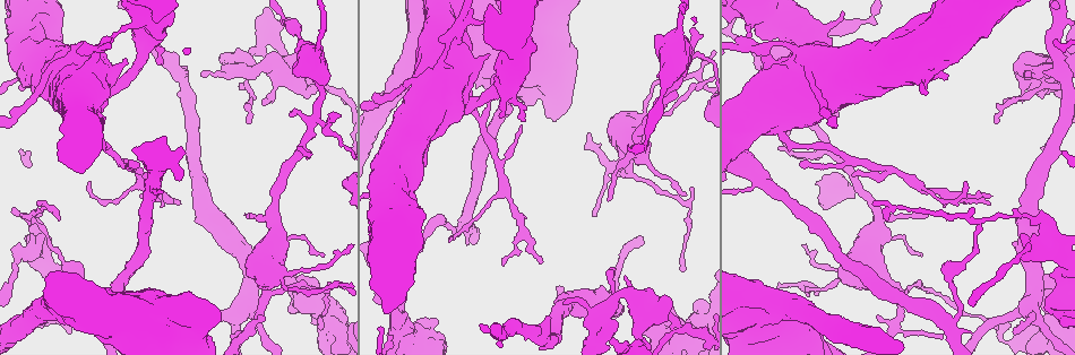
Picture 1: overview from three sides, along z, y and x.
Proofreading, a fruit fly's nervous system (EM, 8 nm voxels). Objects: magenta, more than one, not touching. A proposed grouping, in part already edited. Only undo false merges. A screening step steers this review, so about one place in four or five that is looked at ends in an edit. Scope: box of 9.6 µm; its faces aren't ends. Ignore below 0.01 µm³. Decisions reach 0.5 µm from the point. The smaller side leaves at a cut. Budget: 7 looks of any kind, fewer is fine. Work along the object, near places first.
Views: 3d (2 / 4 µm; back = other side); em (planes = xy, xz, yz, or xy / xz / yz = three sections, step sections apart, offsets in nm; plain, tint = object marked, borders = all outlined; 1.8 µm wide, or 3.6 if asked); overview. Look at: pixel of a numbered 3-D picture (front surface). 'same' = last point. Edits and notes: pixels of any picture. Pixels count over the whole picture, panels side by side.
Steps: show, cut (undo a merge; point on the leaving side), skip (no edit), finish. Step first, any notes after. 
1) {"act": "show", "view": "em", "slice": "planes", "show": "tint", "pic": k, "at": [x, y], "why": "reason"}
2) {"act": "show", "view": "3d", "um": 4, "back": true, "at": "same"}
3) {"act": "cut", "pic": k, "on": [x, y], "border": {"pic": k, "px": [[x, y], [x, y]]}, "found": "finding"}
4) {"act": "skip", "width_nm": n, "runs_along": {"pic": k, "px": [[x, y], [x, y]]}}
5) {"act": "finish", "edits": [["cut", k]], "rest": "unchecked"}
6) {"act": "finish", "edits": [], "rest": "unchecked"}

{"act": "show", "view": "em", "slice": "xz", "step": 4, "show": "borders", "pic": 1, "at": [316, 85], "why": "abrupt turn"}

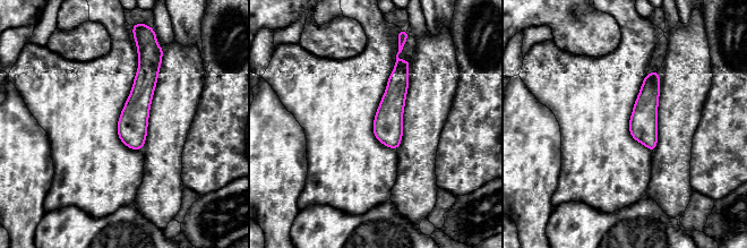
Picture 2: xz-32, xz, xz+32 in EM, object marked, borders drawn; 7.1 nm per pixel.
{"act": "skip", "runs_along": {"pic": 2, "px": [[143, 61], [135, 146]]}, "found": "all the same neuron"}

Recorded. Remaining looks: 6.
{"act": "show", "view": "em", "slice": "planes", "show": "tint", "pic": 1, "at": [677, 327], "why": "thick turns thin"}

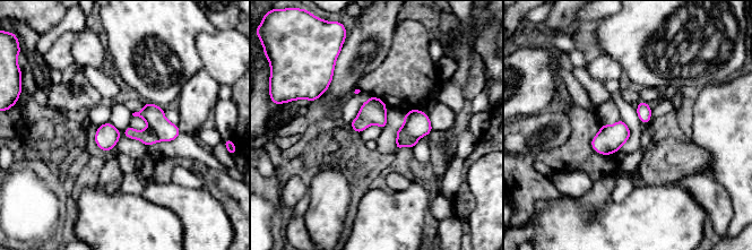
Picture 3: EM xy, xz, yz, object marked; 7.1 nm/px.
{"act": "cut", "pic": 3, "on": [402, 136], "border": {"pic": 3, "px": [[400, 128], [411, 138], [418, 138]]}, "found": "a second neuron is stuck on"}

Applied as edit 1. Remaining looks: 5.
{"act": "show", "view": "overview", "why": "see it whole again"}

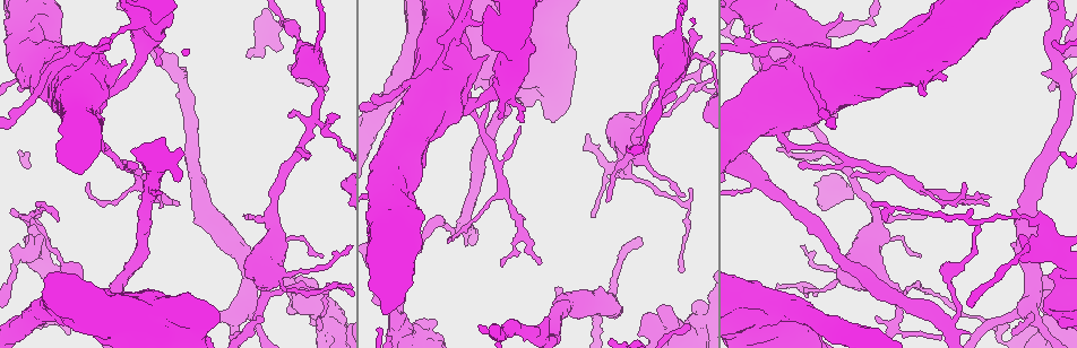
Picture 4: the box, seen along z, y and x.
{"act": "show", "view": "3d", "um": 4, "pic": 4, "at": [447, 229], "why": "sharp bend"}

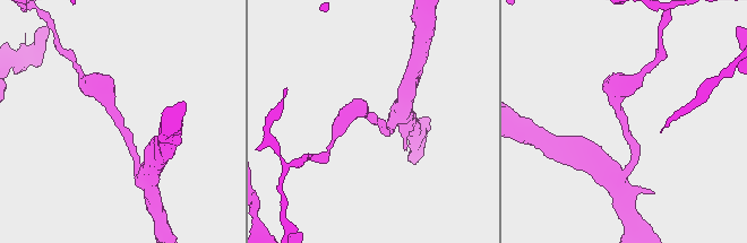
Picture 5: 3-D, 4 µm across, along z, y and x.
{"act": "show", "view": "em", "slice": "xy", "step": 16, "show": "tint", "pic": 5, "at": [377, 123]}

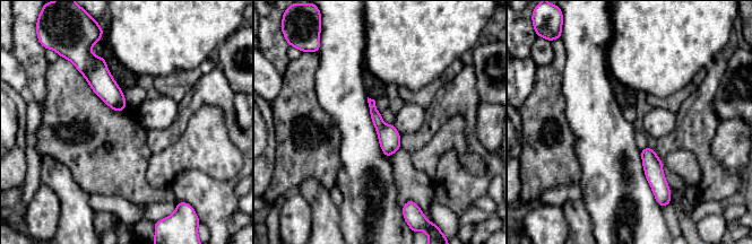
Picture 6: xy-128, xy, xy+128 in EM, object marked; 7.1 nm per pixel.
{"act": "show", "view": "em", "slice": "yz", "step": 8, "show": "tint", "at": "same", "why": "cut it another way"}

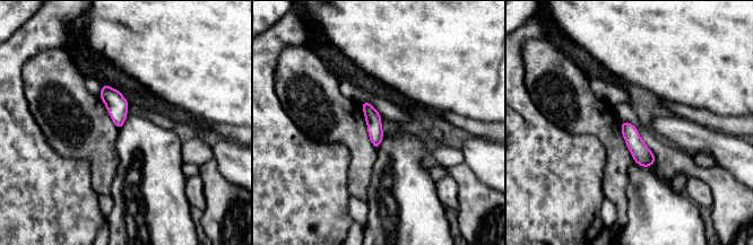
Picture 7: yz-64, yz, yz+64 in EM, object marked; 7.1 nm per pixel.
{"act": "skip", "width_nm": 110, "found": "continuous, no second neuron"}

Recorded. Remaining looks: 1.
{"act": "finish", "edits": [["cut", 3]], "rest": "unchecked"}

